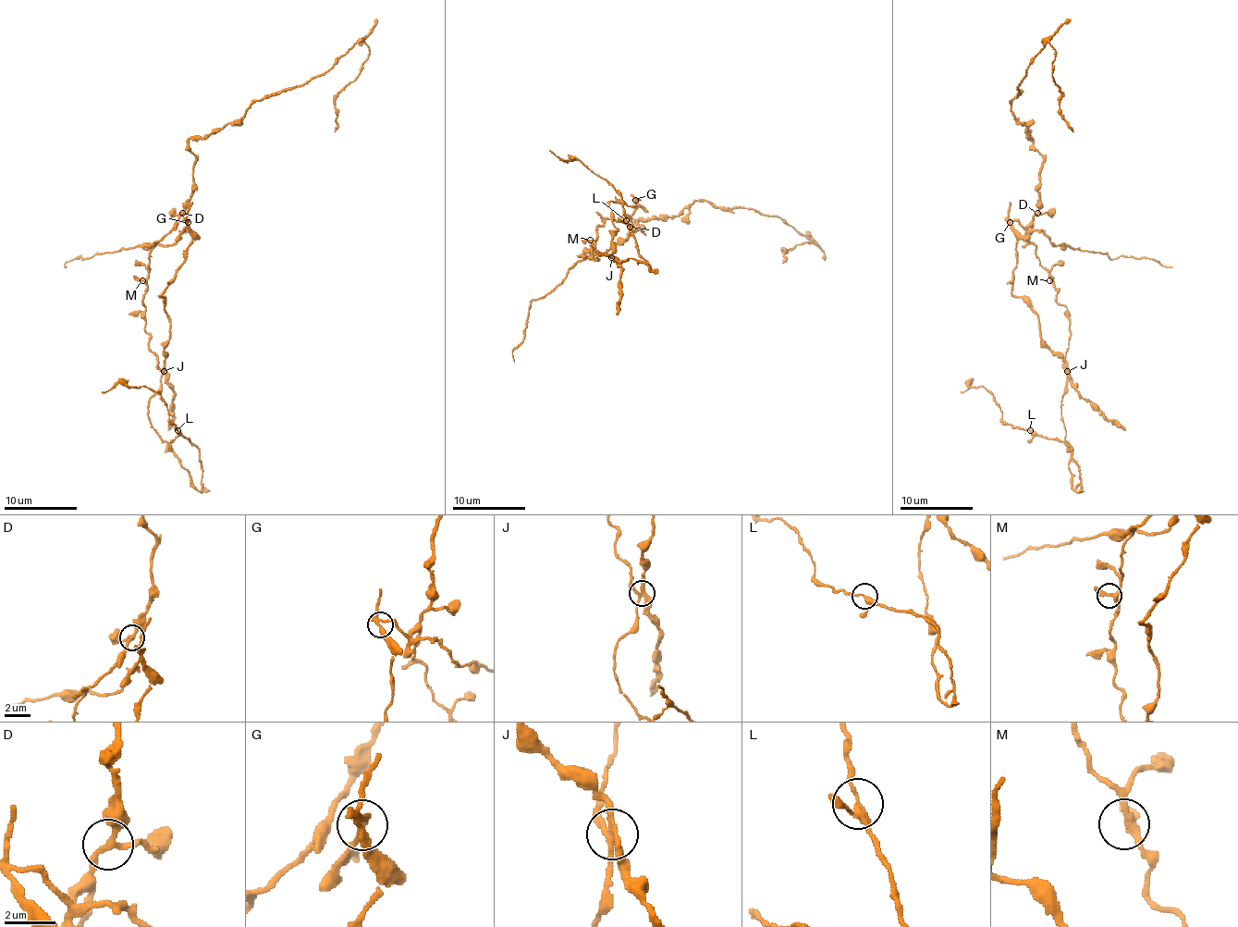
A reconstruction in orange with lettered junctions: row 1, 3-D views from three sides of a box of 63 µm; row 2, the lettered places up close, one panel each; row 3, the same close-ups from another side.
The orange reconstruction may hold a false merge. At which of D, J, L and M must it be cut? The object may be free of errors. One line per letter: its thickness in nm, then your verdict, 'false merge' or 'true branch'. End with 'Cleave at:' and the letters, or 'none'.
D: 200 nm thick; true branch
J: 240 nm thick; false merge
L: 240 nm thick; true branch
M: 260 nm thick; true branch
Cleave at: J

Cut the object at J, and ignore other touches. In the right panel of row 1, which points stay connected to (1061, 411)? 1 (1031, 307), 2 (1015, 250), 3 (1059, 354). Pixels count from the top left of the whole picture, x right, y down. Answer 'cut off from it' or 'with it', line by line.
1: cut off from it
2: cut off from it
3: cut off from it

